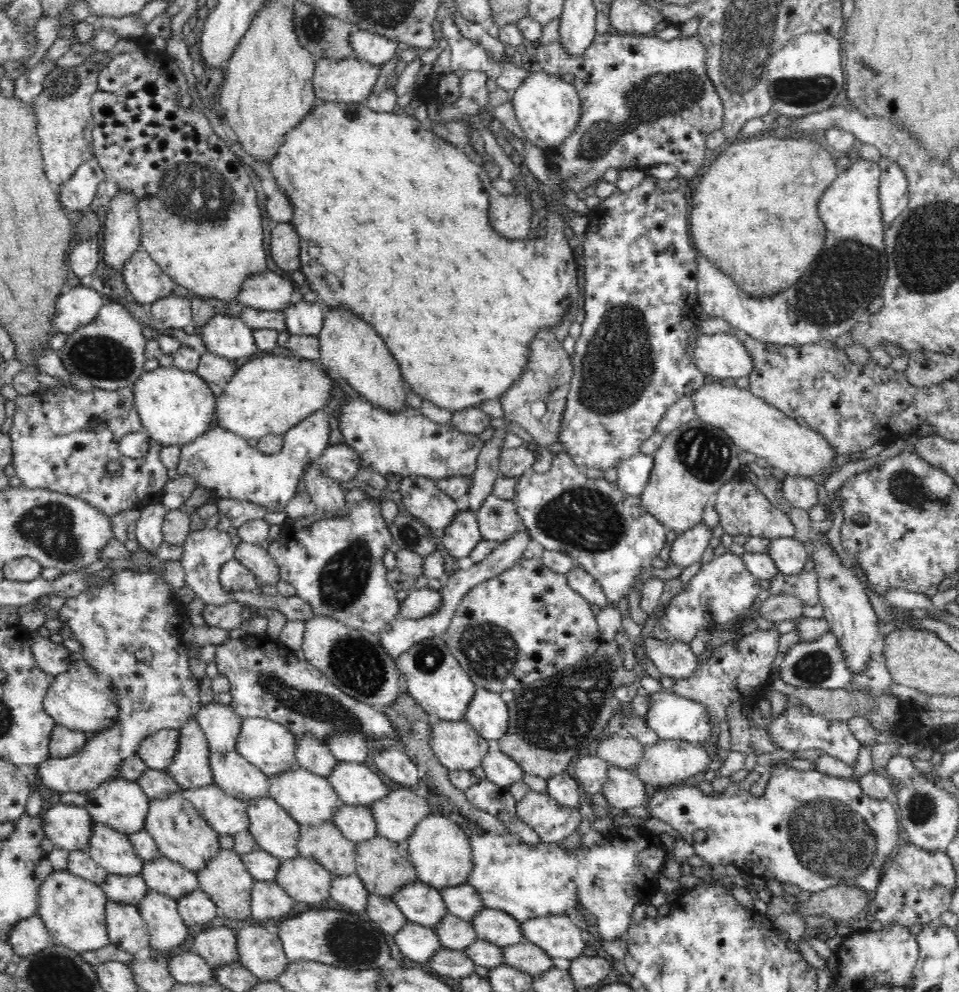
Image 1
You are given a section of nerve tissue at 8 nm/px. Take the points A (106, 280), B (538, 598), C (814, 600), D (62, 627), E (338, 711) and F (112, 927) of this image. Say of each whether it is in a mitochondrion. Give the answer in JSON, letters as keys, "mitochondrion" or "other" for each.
{"A":"other","B":"other","C":"other","D":"other","E":"mitochondrion","F":"other"}

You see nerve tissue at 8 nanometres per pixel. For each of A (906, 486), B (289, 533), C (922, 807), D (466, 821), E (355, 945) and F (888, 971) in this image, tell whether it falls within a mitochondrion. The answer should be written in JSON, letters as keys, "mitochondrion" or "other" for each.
{"A":"mitochondrion","B":"other","C":"mitochondrion","D":"other","E":"mitochondrion","F":"other"}

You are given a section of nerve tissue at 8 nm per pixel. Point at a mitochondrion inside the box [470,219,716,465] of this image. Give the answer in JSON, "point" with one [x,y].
{"point":[617,368]}

